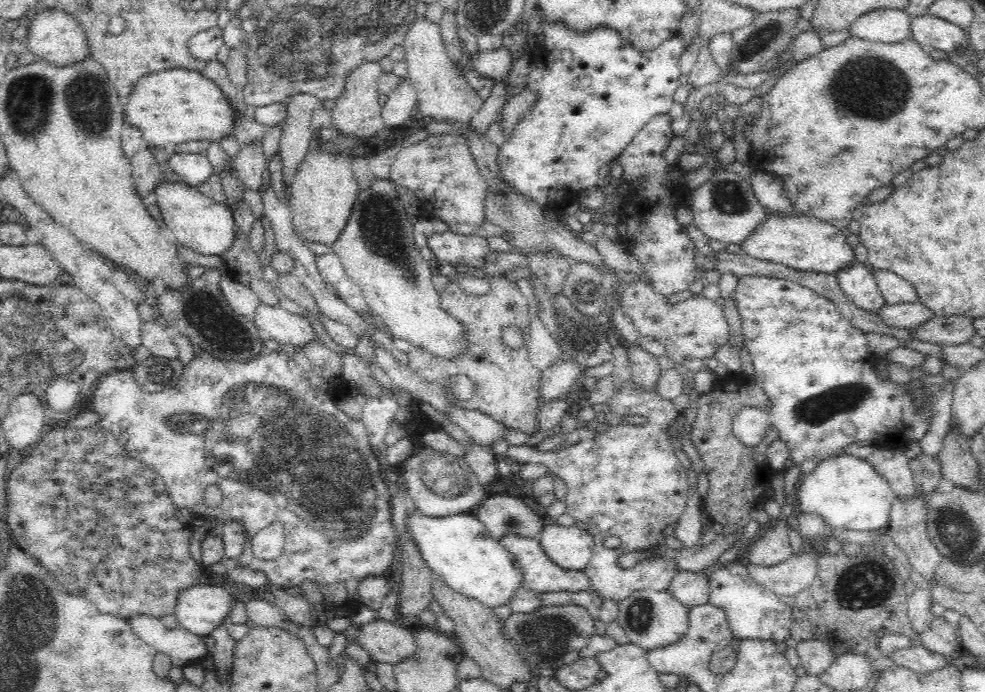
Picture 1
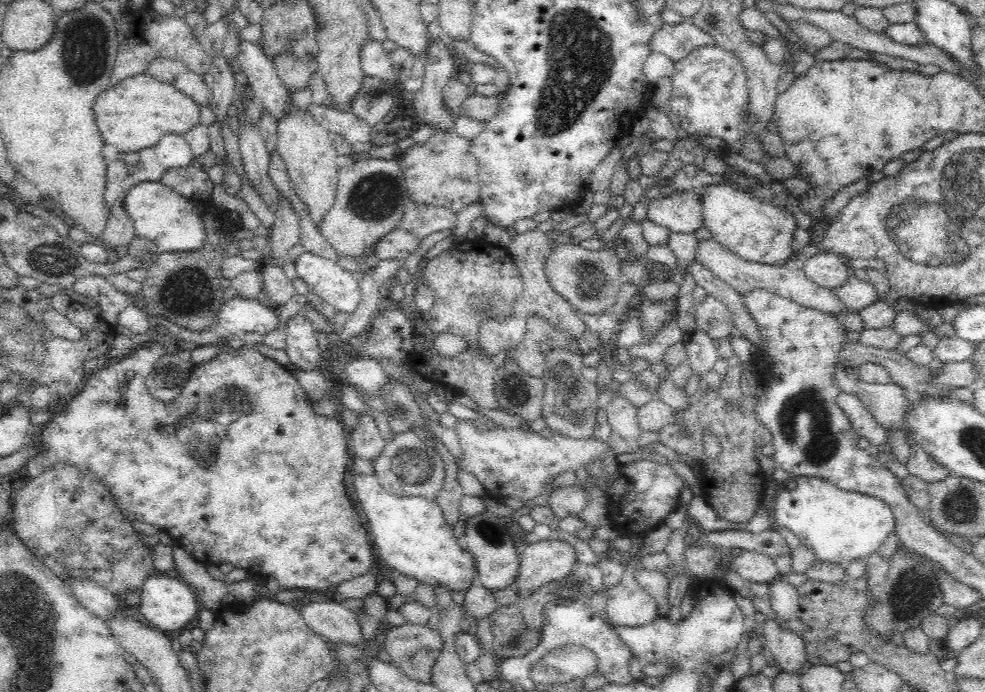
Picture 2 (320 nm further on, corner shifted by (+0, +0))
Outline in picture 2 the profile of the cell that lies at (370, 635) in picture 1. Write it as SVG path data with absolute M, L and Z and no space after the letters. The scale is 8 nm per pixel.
M303 598L299 613L308 629L328 642L366 644L362 642L362 632L357 617L350 611L348 605L332 601L311 602Z

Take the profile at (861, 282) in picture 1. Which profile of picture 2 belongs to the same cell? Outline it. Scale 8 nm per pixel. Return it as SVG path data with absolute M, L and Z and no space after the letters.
M821 252L807 258L802 264L802 269L816 285L829 289L846 284L852 273L848 261L831 252Z

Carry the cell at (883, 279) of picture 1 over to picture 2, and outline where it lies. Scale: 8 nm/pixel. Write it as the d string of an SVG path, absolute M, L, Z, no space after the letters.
M853 273L849 275L846 284L842 284L838 288L830 288L830 291L851 311L858 311L876 301L874 285L870 281L856 279Z

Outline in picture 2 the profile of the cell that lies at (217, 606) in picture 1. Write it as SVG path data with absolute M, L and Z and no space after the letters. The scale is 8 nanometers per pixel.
M156 573L153 576L147 577L138 593L140 595L140 603L133 609L135 614L149 626L171 636L180 630L184 630L184 626L196 614L199 614L201 608L194 591L189 585L179 582L178 579L173 580L167 577L166 574Z

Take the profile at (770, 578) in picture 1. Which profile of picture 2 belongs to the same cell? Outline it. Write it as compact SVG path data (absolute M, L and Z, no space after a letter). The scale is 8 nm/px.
M777 577L776 582L769 588L771 608L776 613L776 621L786 622L798 616L799 593L797 588L790 586L781 577Z

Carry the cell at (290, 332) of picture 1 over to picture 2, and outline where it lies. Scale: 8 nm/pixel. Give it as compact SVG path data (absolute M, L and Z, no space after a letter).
M240 295L224 302L220 312L216 312L214 324L217 334L238 335L247 332L268 334L278 328L279 313L277 308L266 307L260 299L248 299Z

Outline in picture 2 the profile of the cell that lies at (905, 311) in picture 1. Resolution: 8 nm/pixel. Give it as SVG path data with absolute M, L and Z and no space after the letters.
M700 240L696 244L694 260L704 265L712 274L731 286L738 294L744 296L754 289L762 289L772 294L782 296L808 308L820 310L825 313L842 312L847 310L846 305L830 291L829 288L816 285L805 274L802 268L793 268L786 265L771 265L744 260L736 253L730 252L720 243L711 240Z

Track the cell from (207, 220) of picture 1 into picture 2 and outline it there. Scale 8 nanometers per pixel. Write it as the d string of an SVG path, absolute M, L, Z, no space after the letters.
M142 181L122 196L124 211L131 218L136 238L148 238L164 253L198 250L205 240L205 227L188 197L182 197L160 181Z

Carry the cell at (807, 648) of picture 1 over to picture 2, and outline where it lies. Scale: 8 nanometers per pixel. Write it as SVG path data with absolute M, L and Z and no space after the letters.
M767 619L764 624L757 626L758 633L764 637L763 652L780 664L781 671L794 673L808 662L804 642L801 636L779 625L782 625L779 621Z

